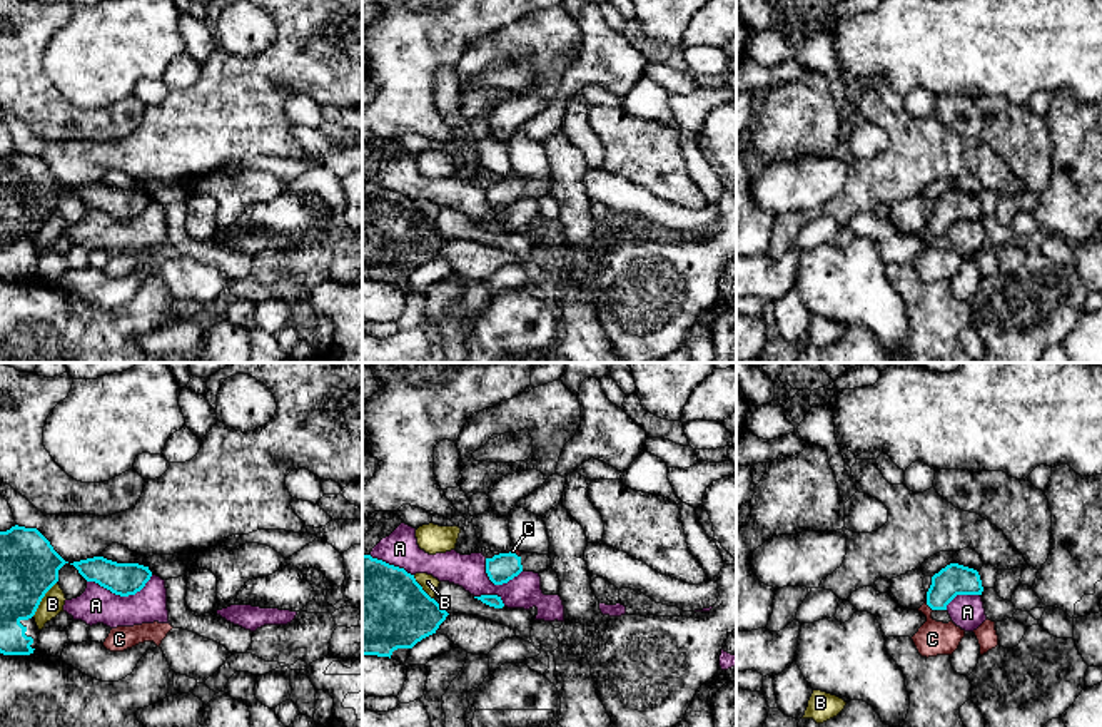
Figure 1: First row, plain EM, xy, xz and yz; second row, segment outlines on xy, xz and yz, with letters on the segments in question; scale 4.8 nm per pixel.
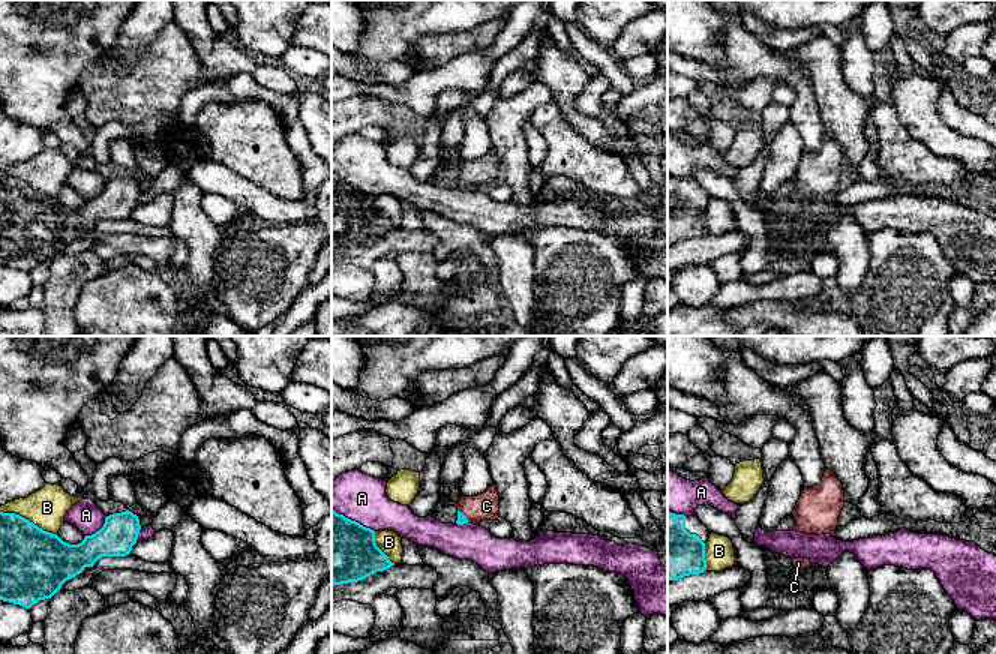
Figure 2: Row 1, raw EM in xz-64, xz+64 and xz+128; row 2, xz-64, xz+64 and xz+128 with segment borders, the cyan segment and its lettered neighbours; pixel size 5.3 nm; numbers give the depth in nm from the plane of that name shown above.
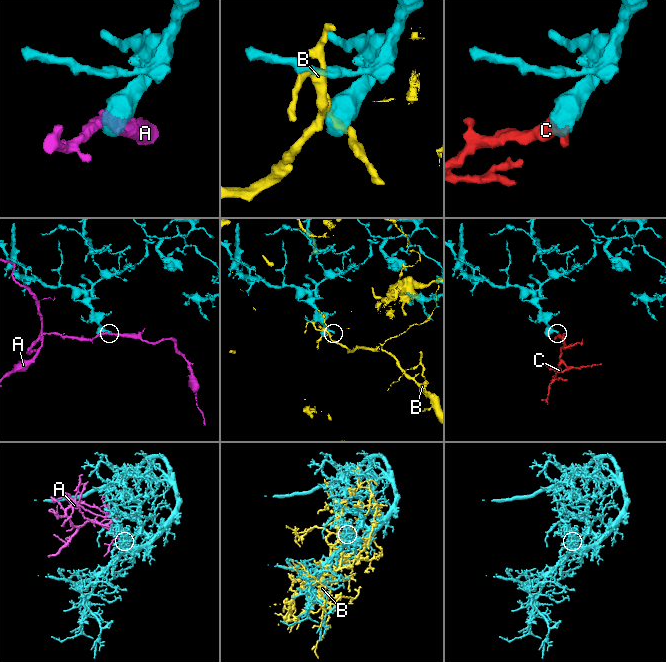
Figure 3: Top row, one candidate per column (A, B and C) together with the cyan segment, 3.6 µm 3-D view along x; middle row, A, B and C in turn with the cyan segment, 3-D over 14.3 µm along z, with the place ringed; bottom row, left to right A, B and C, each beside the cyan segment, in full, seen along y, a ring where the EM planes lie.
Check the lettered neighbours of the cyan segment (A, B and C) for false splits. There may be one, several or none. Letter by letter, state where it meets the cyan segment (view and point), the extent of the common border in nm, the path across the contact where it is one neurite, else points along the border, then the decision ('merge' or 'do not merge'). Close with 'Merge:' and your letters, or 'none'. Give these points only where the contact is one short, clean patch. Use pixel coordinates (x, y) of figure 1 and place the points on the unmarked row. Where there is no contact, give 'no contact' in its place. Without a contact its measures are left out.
A: xy (121, 221) | 320 nm | do not merge
B: xy (42, 223) | 200 nm | do not merge
C: yz (929, 231) | 60 nm | across yz (952, 206), (929, 231), (932, 264) | merge
Merge: C

